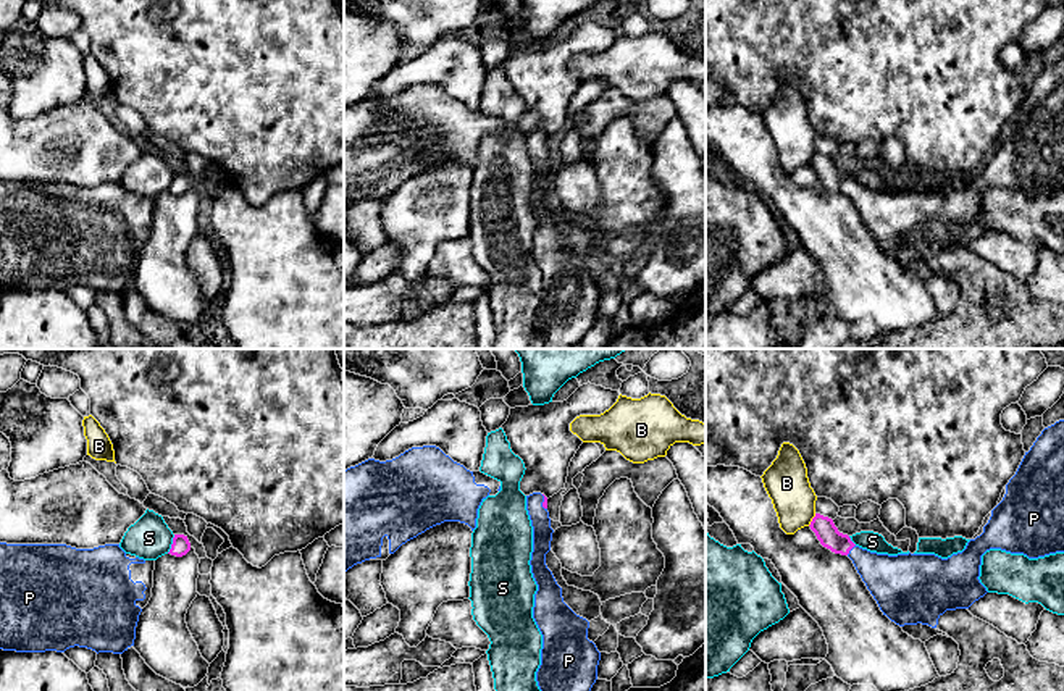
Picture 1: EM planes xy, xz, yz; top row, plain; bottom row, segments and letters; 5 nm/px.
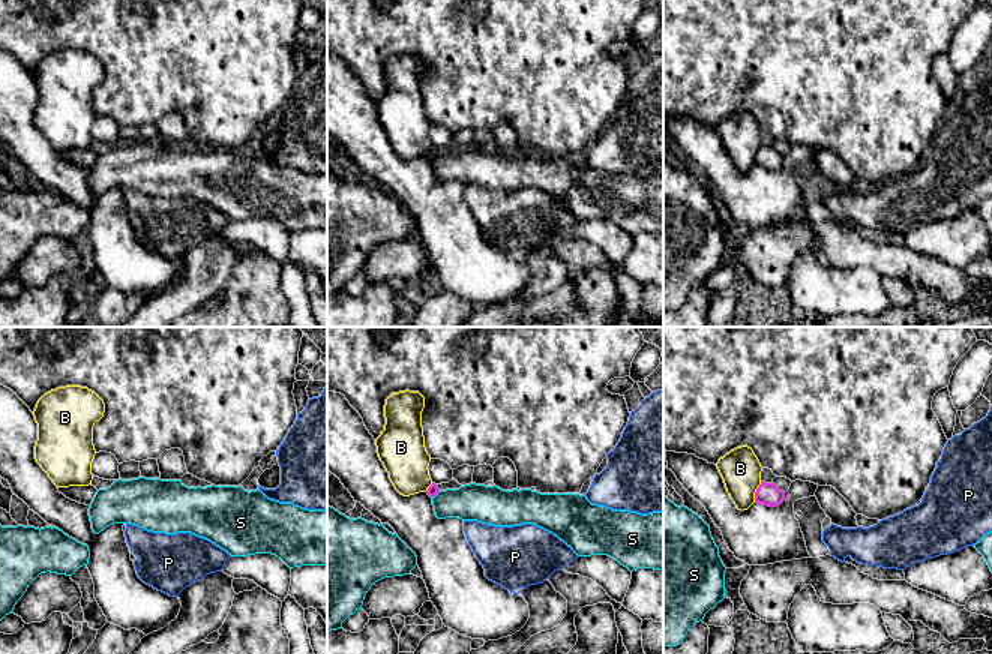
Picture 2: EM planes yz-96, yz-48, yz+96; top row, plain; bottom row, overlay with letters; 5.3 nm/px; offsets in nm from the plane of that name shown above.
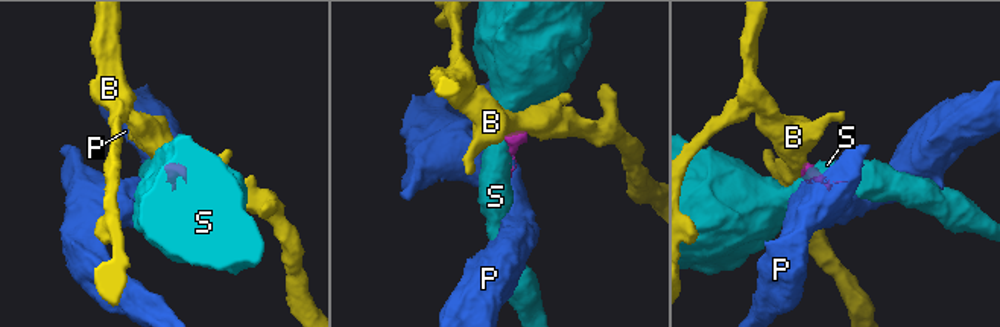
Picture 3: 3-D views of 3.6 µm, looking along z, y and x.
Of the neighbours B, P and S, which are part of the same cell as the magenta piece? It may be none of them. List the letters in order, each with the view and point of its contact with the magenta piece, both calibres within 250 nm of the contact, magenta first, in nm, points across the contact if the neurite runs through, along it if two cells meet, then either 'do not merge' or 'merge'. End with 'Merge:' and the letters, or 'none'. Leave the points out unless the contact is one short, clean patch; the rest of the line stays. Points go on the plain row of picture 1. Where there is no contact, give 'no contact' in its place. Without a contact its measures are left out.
B: meets magenta in yz at (812, 159); 110 nm thick on the magenta side, 220 nm on the other; border along yz (816, 152), (808, 163); do not merge
P: meets magenta in yz at (851, 186); 110 nm thick on the magenta side, 240 nm on the other; runs through yz (827, 171), (835, 180), (851, 186), (869, 204), (890, 217); merge
S: meets magenta in xy at (171, 183); 90 nm thick on the magenta side, 220 nm on the other; border along xy (175, 173), (167, 191); do not merge
Merge: P

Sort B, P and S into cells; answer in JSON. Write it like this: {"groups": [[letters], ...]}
{"groups": [["B"], ["P"], ["S"]]}

